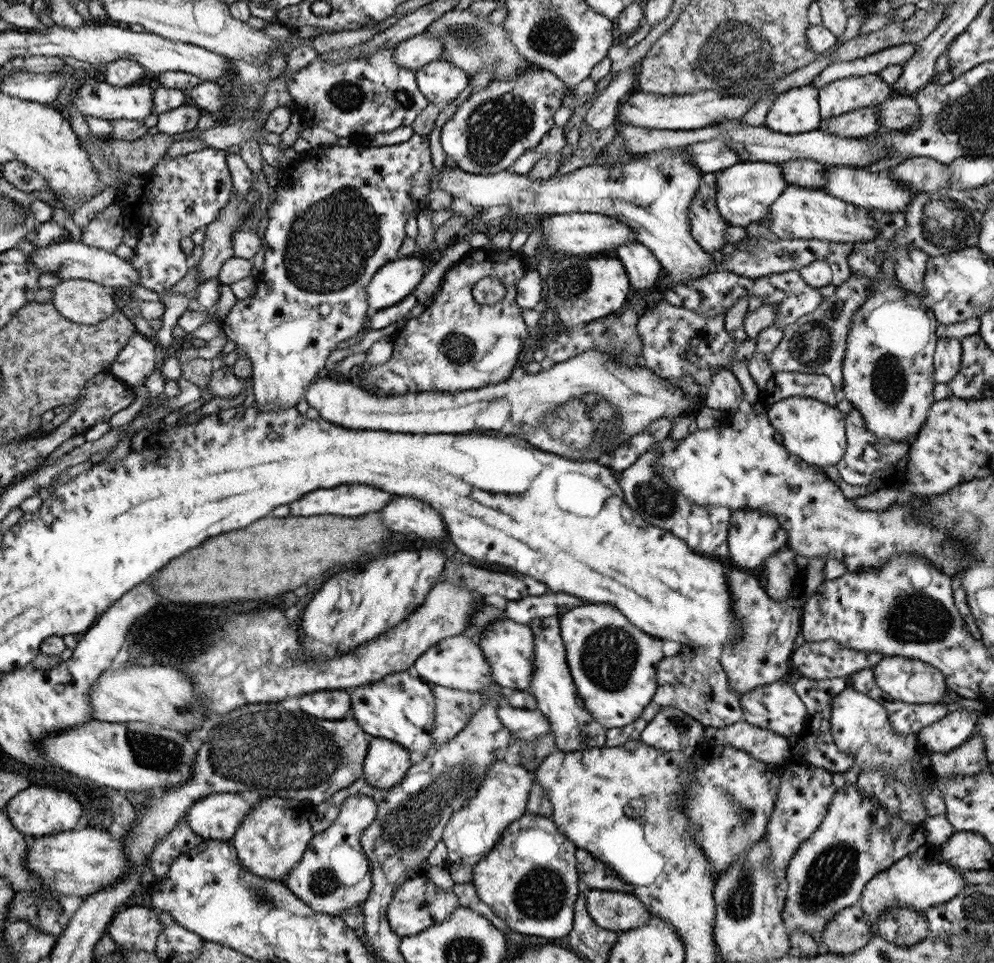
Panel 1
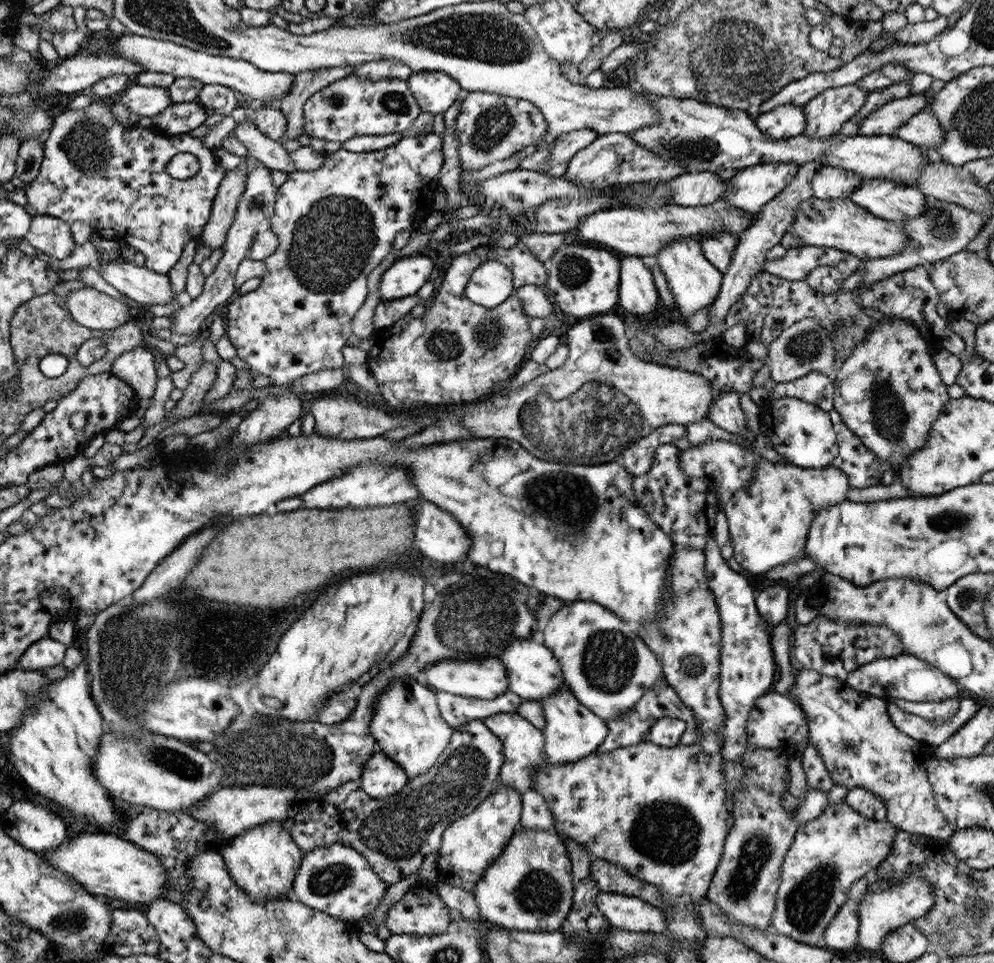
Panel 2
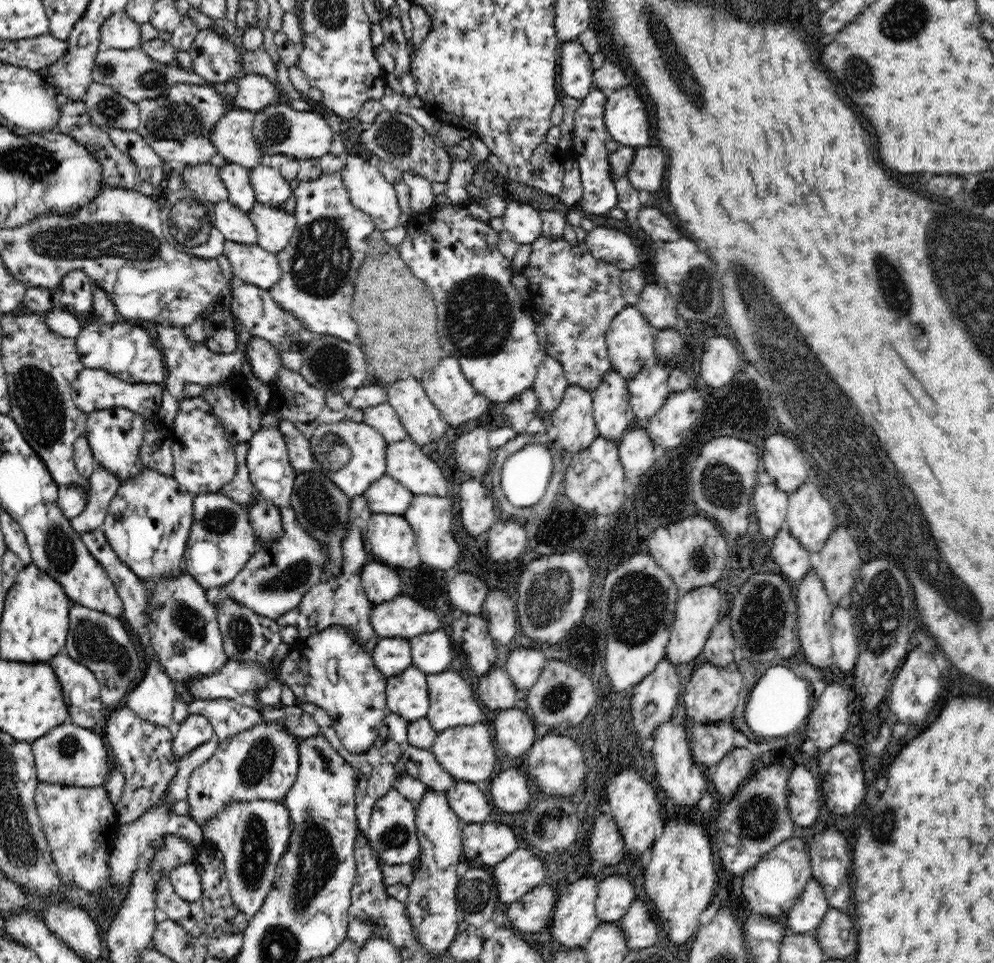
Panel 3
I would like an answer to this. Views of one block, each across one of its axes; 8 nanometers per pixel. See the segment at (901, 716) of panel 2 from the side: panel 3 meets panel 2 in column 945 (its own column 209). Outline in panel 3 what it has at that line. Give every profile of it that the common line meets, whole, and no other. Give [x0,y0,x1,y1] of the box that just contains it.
[172,714,214,760]

